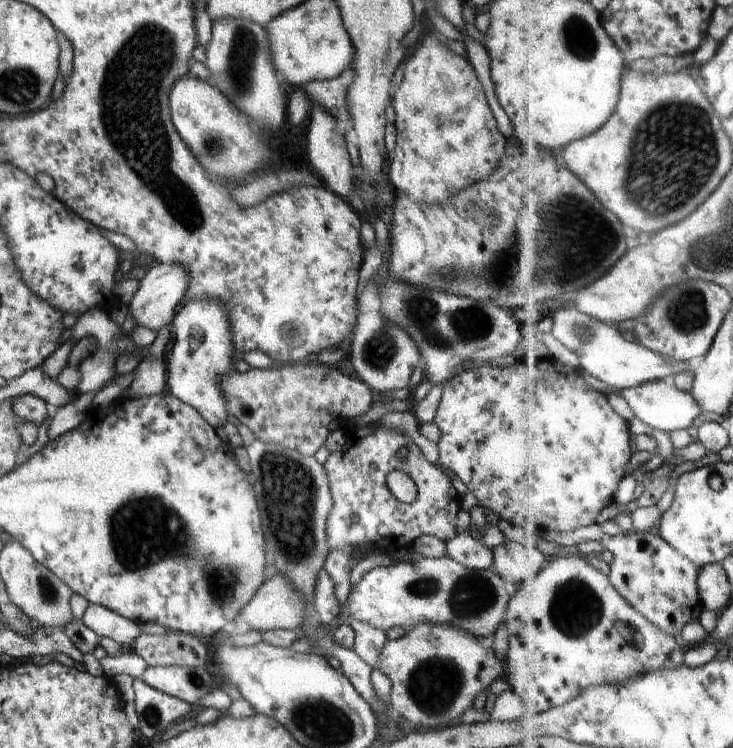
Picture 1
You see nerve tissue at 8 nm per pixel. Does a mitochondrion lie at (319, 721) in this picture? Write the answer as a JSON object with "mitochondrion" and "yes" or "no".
{"mitochondrion":"yes"}

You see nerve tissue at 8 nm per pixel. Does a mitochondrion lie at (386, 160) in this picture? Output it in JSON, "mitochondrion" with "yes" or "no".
{"mitochondrion":"no"}

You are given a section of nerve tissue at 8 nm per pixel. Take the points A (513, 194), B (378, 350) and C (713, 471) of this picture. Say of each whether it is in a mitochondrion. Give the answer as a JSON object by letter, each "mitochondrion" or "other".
{"A":"other","B":"mitochondrion","C":"other"}

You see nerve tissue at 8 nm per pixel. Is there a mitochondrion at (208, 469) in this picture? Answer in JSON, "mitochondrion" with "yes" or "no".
{"mitochondrion":"no"}

